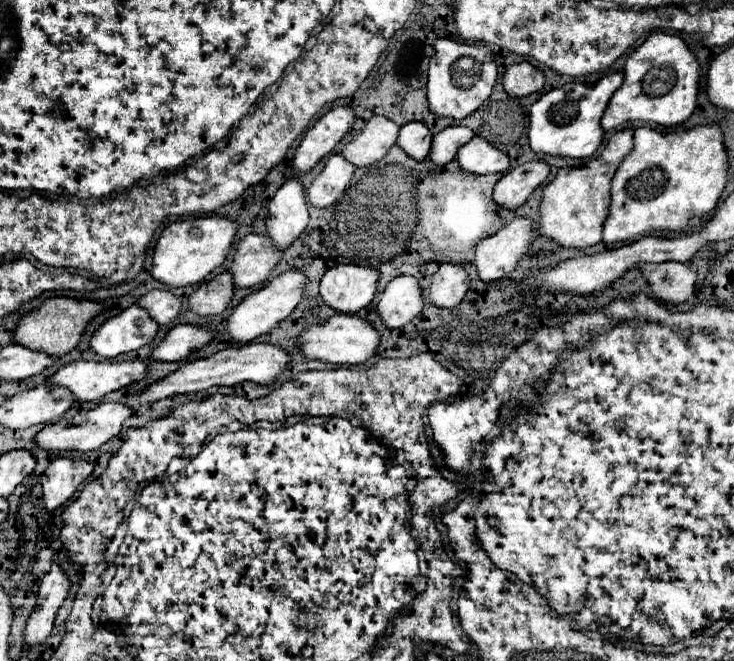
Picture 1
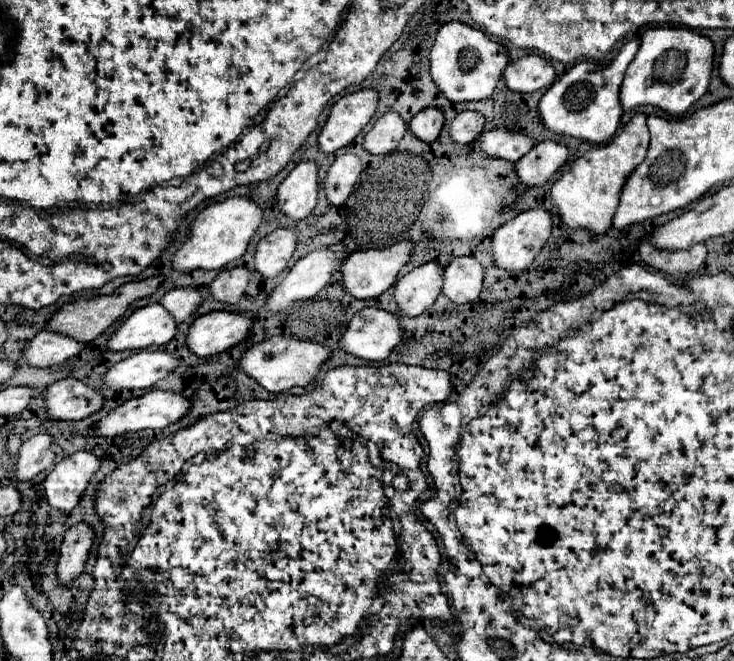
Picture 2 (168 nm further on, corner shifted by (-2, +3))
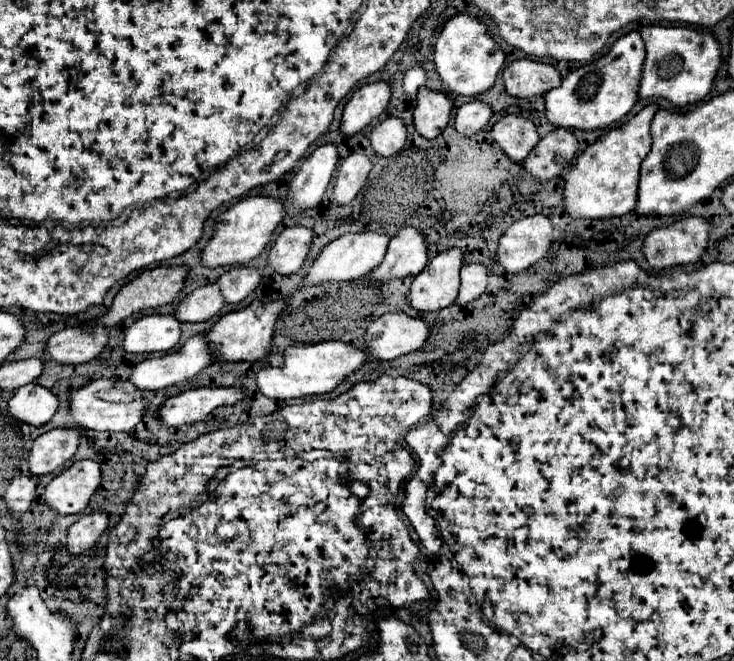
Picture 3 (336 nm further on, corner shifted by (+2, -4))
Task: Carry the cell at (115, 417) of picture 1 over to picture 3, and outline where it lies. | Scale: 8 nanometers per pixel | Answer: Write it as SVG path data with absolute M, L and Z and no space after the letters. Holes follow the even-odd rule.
M239 386L193 388L169 398L159 408L159 418L161 418L161 424L167 428L195 424L203 420L207 414L211 414L215 408L233 406L243 398L245 398L245 390Z

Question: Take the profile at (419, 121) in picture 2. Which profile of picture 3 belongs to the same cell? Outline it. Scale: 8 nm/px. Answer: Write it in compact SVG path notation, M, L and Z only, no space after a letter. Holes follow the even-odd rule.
M421 86L417 92L417 106L413 112L417 132L425 138L437 138L451 120L451 110L453 102L447 98L445 92Z

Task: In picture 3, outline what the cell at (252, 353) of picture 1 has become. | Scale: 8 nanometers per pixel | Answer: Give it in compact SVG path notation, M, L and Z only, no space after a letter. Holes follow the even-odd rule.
M319 342L307 346L289 346L285 350L285 362L279 368L263 368L257 374L259 390L275 400L291 400L313 394L333 392L341 382L345 382L355 370L367 362L367 354L345 342Z

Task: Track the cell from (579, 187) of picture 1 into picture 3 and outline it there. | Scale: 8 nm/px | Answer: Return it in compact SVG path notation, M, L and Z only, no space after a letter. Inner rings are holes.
M657 104L645 106L629 122L605 132L589 144L565 176L565 208L573 218L611 218L623 216L637 206L639 166L651 150L651 120L659 110Z

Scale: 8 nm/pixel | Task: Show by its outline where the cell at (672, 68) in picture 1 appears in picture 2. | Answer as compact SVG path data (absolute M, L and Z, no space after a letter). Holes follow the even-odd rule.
M651 27L643 33L639 51L631 61L621 85L621 109L627 113L641 105L653 105L679 117L709 87L713 69L713 43L685 27Z

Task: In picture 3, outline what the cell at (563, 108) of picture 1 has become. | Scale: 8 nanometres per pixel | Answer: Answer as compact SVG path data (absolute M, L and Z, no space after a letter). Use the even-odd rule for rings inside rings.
M633 30L621 36L605 56L569 72L557 88L545 94L547 120L555 126L575 130L595 130L615 124L635 106L639 98L639 78L643 70L643 58L645 58L645 44L641 40L641 34Z

